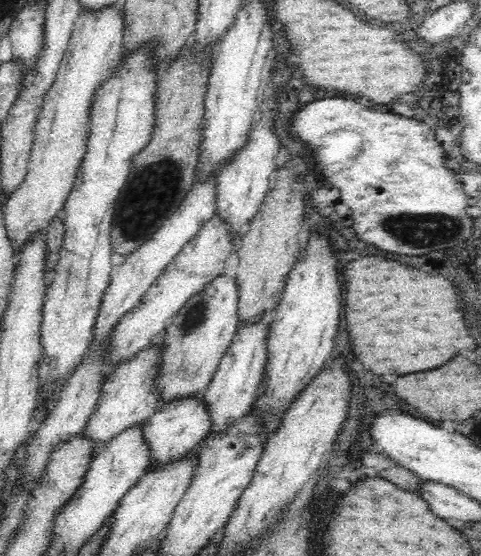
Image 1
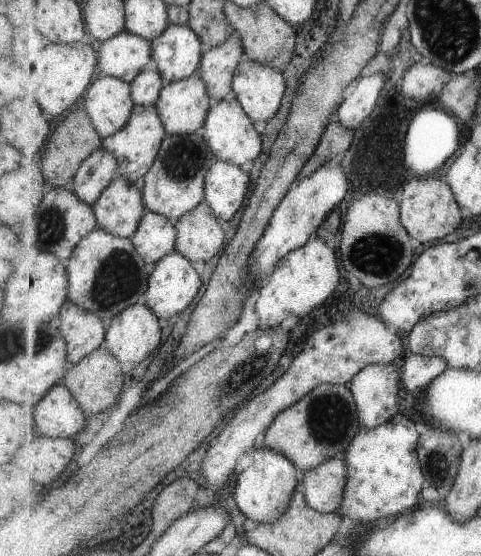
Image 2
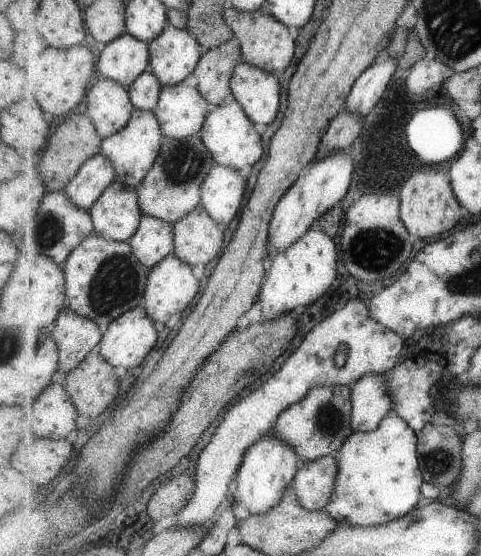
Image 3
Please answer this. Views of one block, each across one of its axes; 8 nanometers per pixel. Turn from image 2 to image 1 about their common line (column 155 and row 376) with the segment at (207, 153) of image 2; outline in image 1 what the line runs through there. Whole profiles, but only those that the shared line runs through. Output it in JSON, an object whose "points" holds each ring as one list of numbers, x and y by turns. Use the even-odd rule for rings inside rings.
{"points":[[225,274,217,276,200,293,188,299,158,335,157,338,167,344,162,350,164,368,159,376,162,403,206,390,239,326,239,299,236,278,228,278]]}

